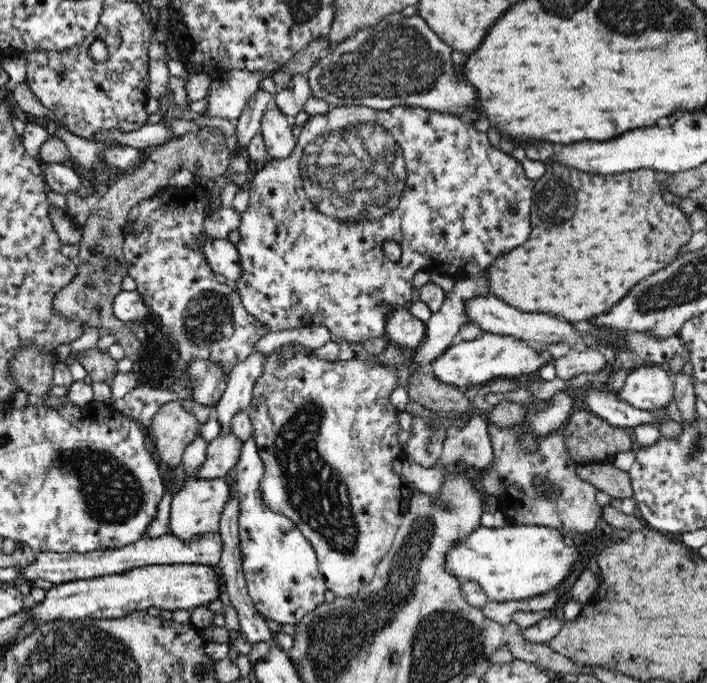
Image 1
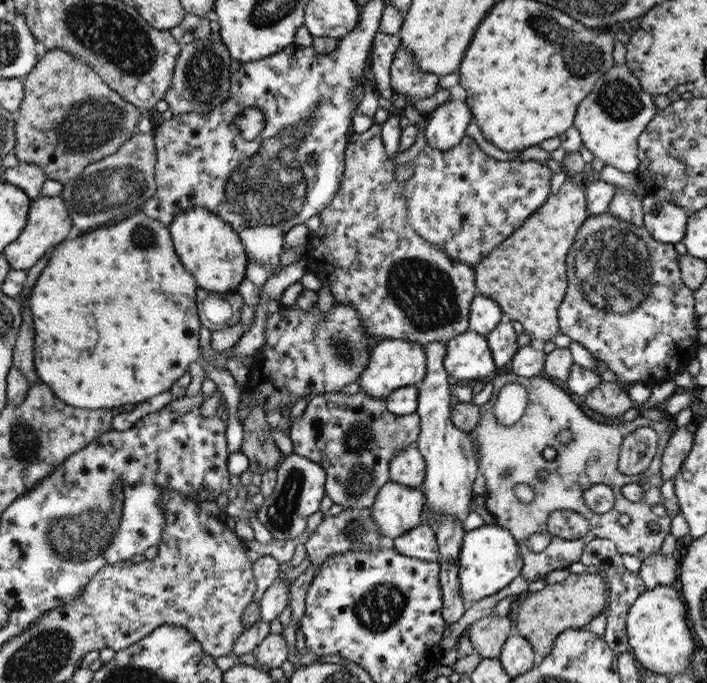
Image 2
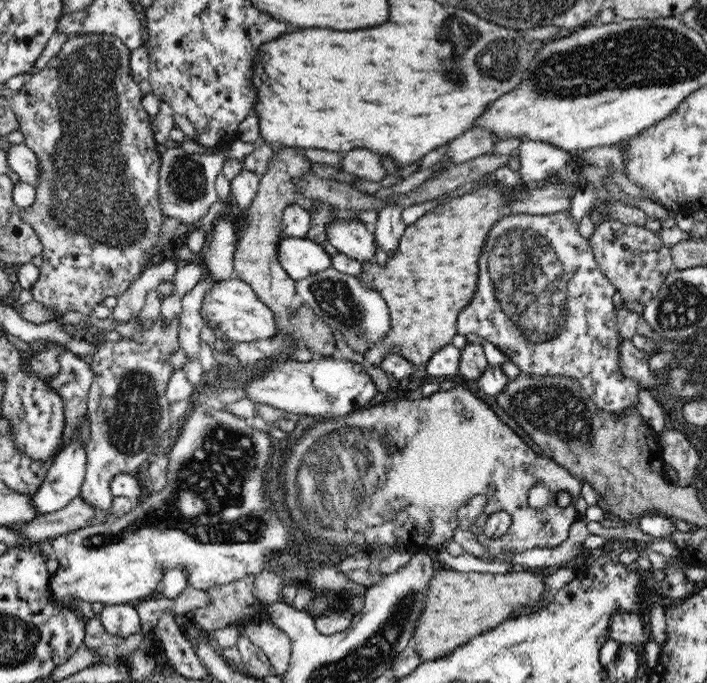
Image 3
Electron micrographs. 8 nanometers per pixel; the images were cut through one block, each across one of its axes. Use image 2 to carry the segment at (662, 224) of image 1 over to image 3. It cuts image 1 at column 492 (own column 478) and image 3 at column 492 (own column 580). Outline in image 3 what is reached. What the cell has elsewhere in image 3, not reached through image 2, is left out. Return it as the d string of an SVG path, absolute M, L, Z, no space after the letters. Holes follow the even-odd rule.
M496 183L492 189L486 187L474 189L467 194L453 197L436 205L435 208L427 211L405 228L398 248L394 254L387 255L383 265L378 264L376 260L361 263L362 270L357 276L361 286L380 294L390 309L391 320L390 330L363 352L366 365L369 367L372 364L380 366L388 354L396 352L416 366L425 366L435 352L451 343L452 338L457 334L456 321L459 312L467 307L476 294L479 277L478 259L482 254L490 229L495 225L495 222L510 214L507 211L508 193L509 190L502 189Z

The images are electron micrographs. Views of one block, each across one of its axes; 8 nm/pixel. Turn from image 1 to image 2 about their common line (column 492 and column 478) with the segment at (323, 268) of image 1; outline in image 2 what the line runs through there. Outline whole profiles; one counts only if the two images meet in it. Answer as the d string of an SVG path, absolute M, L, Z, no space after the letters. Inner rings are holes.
M465 136L459 146L446 151L426 146L410 164L414 165L415 171L405 183L409 225L450 258L470 266L478 264L495 246L504 242L550 196L552 171L544 162L500 162L485 154L470 136Z

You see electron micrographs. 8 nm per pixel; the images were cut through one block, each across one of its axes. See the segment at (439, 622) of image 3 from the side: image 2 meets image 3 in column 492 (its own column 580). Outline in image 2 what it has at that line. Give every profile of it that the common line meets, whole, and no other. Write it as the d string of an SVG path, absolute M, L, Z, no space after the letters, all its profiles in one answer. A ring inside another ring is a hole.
M571 574L566 580L546 585L542 590L527 592L513 606L514 631L524 637L538 658L550 654L556 638L566 630L585 628L599 612L606 611L608 593L602 574Z

